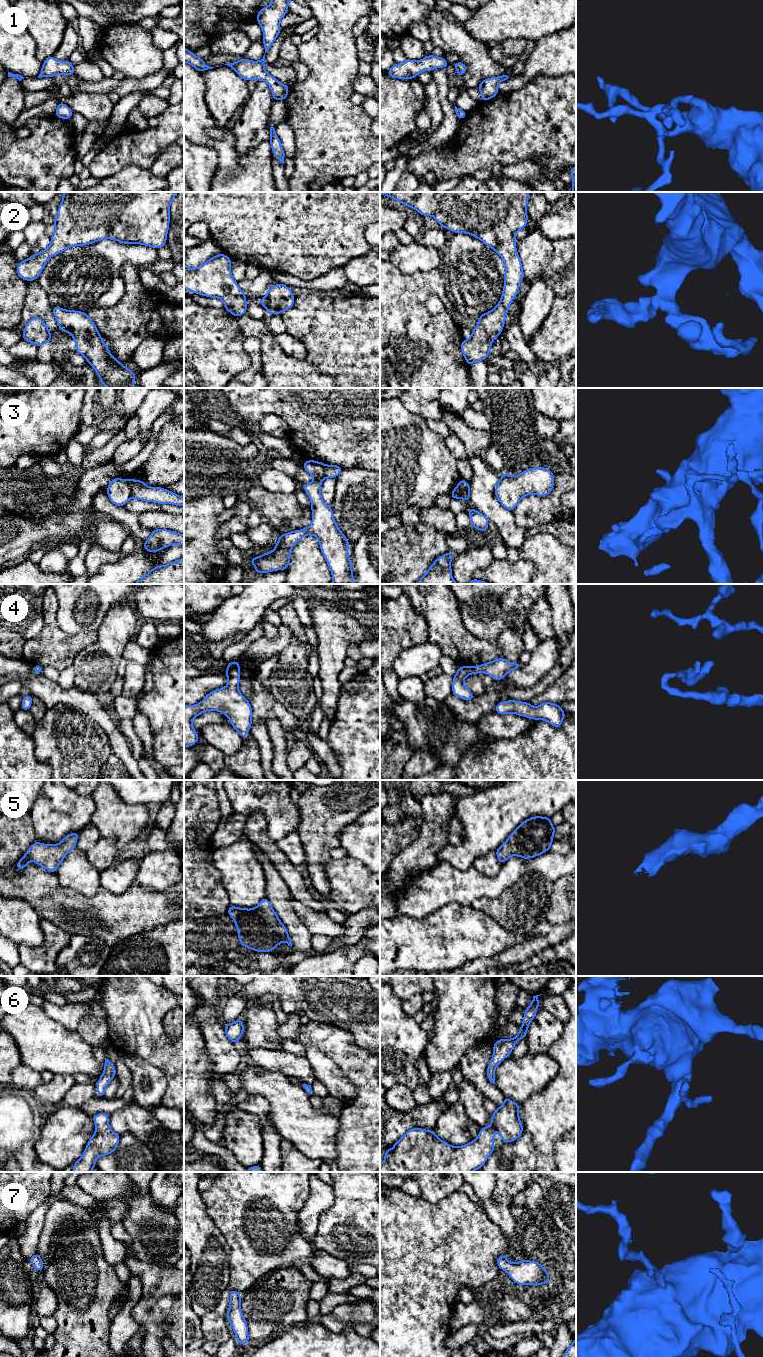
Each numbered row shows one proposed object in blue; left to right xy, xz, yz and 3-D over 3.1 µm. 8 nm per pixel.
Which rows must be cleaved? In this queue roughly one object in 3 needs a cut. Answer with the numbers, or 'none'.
3

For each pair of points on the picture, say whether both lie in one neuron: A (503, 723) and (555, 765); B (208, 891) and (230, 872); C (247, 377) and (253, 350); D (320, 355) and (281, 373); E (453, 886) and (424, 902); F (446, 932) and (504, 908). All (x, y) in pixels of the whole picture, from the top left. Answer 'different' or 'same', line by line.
A: different
B: different
C: same
D: different
E: same
F: different

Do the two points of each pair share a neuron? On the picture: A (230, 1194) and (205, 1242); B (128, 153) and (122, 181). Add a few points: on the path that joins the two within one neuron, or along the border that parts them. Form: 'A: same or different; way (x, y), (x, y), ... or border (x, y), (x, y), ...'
A: different; border (203, 1203), (207, 1215), (220, 1231), (227, 1244)
B: different; border (148, 168), (125, 166), (104, 178)

